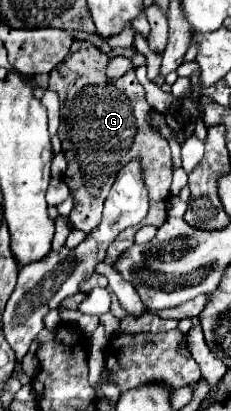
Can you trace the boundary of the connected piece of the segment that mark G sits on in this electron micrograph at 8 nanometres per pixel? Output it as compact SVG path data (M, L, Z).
M75 41L67 59L49 73L49 89L55 91L61 101L59 137L67 159L63 181L73 195L73 211L69 221L85 235L99 225L103 203L117 171L135 157L139 157L143 181L149 189L149 197L153 199L153 215L147 215L139 227L161 227L167 221L167 199L173 173L167 139L147 125L147 117L153 107L145 101L145 91L135 77L135 69L109 83L105 77L105 65L109 59L111 55L99 51L89 41Z

